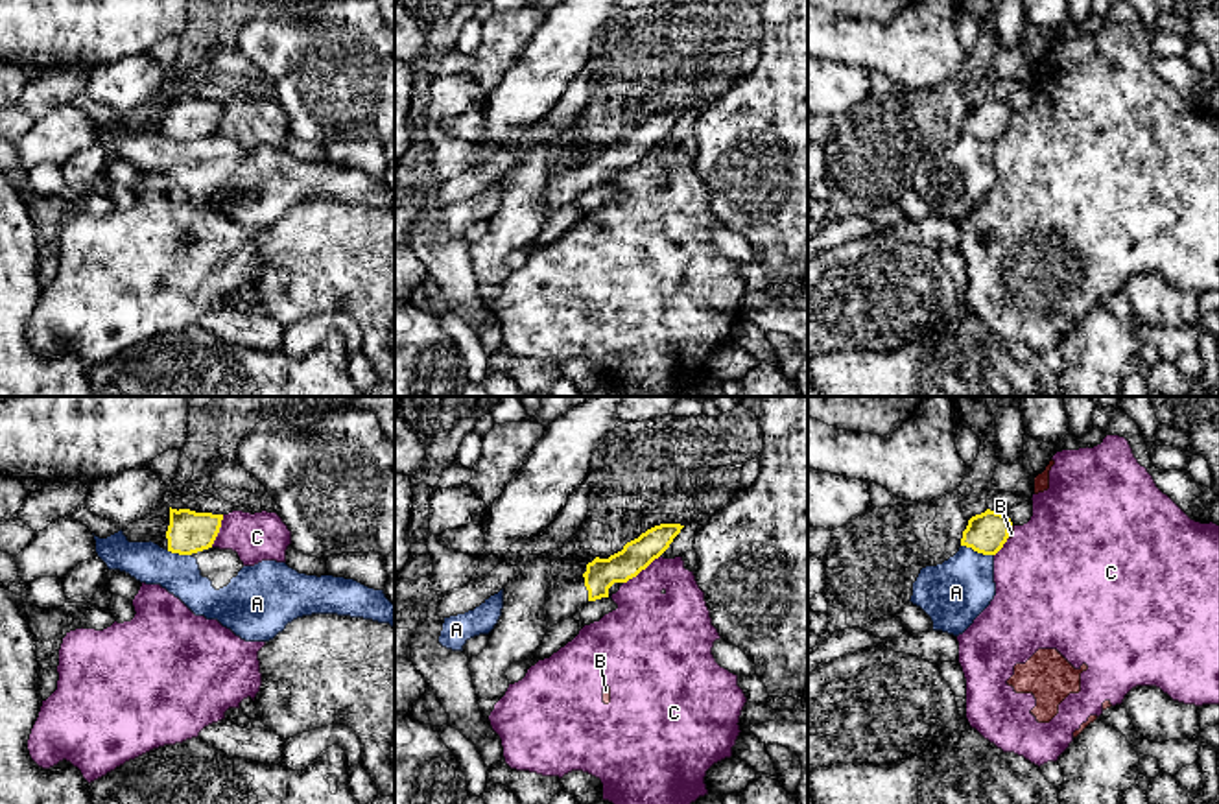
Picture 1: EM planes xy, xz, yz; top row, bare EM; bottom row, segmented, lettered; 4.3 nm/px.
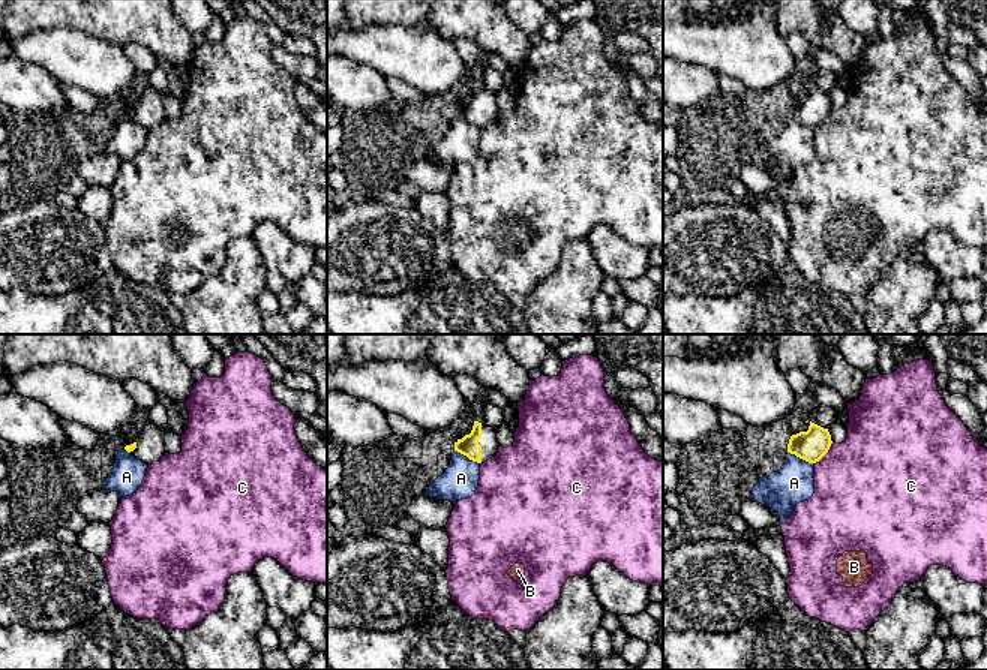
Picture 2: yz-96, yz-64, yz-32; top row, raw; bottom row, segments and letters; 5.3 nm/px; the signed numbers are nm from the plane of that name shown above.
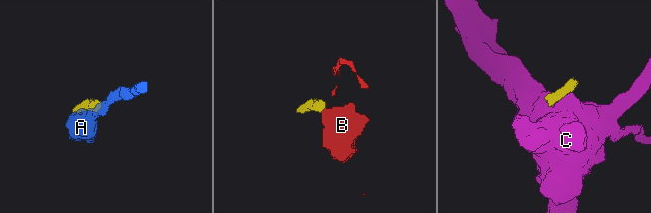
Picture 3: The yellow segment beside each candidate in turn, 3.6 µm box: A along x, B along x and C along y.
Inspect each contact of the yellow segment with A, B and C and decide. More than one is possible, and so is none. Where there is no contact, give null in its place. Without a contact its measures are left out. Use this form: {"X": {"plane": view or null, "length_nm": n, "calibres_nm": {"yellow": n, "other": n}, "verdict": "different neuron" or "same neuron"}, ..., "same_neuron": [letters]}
{"A": {"plane": "yz", "length_nm": 150, "calibres_nm": {"yellow": 180, "other": 280}, "verdict": "different neuron"}, "B": {"plane": "yz", "length_nm": 60, "calibres_nm": {"yellow": 180, "other": 30}, "verdict": "different neuron"}, "C": {"plane": "xz", "length_nm": 200, "calibres_nm": {"yellow": 140, "other": 320}, "verdict": "different neuron"}, "same_neuron": []}

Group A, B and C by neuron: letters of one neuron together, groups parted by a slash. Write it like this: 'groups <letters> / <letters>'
groups A / B C

